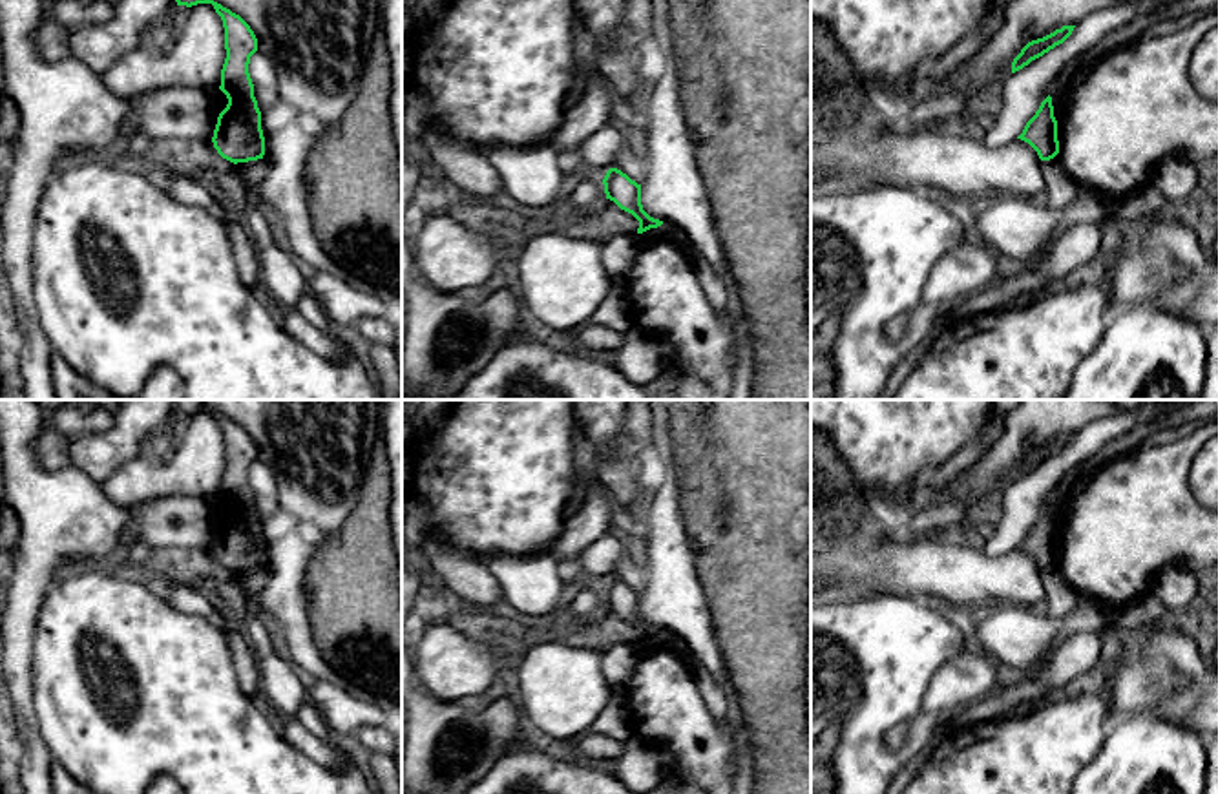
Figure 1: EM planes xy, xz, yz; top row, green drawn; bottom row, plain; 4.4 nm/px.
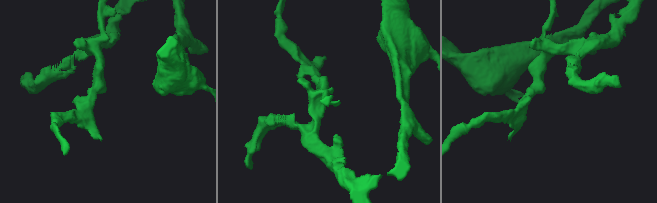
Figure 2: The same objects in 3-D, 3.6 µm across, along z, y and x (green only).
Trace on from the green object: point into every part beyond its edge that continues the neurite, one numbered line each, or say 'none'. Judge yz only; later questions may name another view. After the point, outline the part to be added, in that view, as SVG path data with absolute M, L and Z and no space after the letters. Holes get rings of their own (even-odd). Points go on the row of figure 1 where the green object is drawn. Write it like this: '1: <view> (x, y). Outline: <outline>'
none

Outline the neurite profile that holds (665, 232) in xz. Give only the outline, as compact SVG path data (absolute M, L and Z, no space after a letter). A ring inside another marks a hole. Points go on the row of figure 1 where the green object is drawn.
M663 223L657 228L650 228L641 235L646 243L672 243L687 248L687 243L683 241L681 234L670 223Z

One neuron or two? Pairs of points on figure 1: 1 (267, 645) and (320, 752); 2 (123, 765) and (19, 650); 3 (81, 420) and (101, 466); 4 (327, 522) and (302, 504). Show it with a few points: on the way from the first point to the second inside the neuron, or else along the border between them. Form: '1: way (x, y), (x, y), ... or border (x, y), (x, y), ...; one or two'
1: way (276, 672), (287, 690), (287, 710), (293, 727); one
2: border (37, 623), (33, 709); two
3: border (114, 418), (106, 429), (73, 433), (70, 437); two
4: way (322, 517), (307, 504); one

